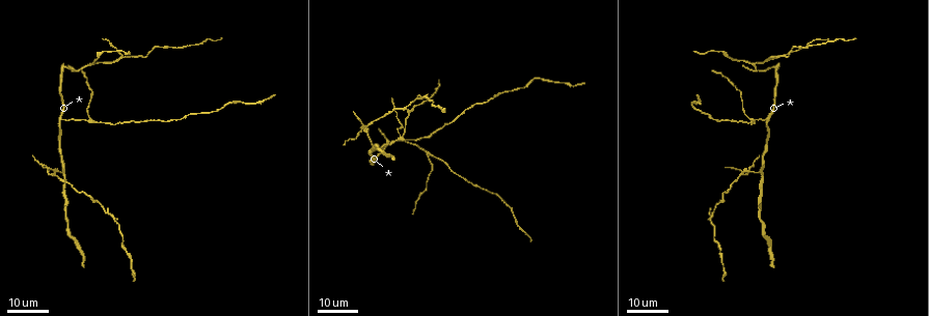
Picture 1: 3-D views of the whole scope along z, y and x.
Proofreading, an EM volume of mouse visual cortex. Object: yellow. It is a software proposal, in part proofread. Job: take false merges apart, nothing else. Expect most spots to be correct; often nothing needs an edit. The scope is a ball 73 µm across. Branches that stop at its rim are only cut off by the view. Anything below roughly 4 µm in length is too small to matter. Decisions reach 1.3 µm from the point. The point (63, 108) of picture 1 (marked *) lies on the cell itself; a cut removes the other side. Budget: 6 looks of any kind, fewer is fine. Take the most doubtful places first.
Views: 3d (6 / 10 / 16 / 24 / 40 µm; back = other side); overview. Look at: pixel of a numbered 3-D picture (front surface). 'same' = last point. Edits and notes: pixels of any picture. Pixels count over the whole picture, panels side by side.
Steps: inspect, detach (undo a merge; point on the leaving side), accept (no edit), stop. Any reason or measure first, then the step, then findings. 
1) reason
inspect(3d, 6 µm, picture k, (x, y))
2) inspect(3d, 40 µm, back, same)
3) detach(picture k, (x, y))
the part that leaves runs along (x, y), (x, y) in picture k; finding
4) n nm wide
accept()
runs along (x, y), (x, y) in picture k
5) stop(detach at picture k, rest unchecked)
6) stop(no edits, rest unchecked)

three arms meet
inspect(3d, 24 µm, picture 1, (428, 156))

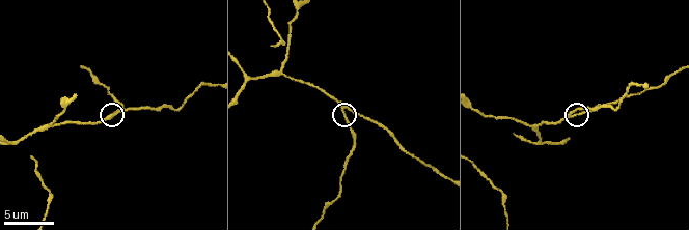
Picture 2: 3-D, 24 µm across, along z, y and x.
inspect(3d, 10 µm, picture 2, (344, 113))

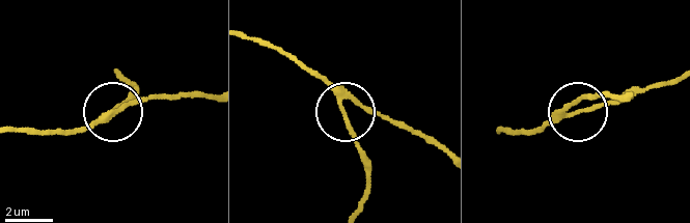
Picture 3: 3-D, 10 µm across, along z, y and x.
190 nm wide
accept()
continuous, no second cell

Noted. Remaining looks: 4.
small branch off a trunk
inspect(3d, 16 µm, picture 1, (366, 127))

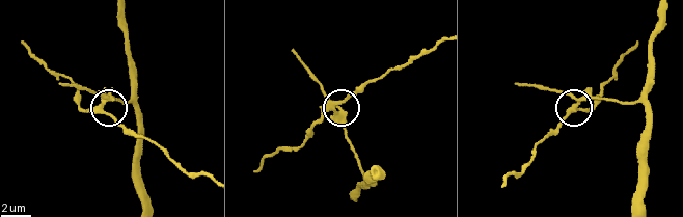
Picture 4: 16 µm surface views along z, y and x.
inspect(3d, 10 µm, picture 4, (337, 107))

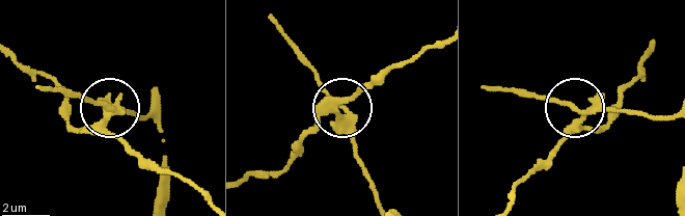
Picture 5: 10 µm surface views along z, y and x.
3 arms
detach(picture 5, (106, 134))
the part that leaves runs along (117, 112), (108, 118), (108, 130), (209, 201) in picture 5; two cells meet here

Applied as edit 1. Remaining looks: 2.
inspect(3d, 24 µm, picture 1, (91, 119))

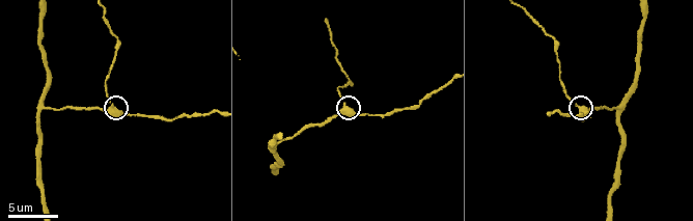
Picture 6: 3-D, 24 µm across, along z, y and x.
inspect(3d, 6 µm, picture 6, (111, 108))

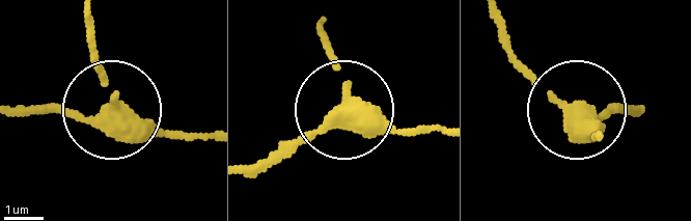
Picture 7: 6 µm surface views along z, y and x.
accept()
runs along (15, 108), (84, 118), (111, 111), (87, 42) in picture 7; continuous, no second cell

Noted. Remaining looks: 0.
stop(detach at picture 5, rest unchecked)

